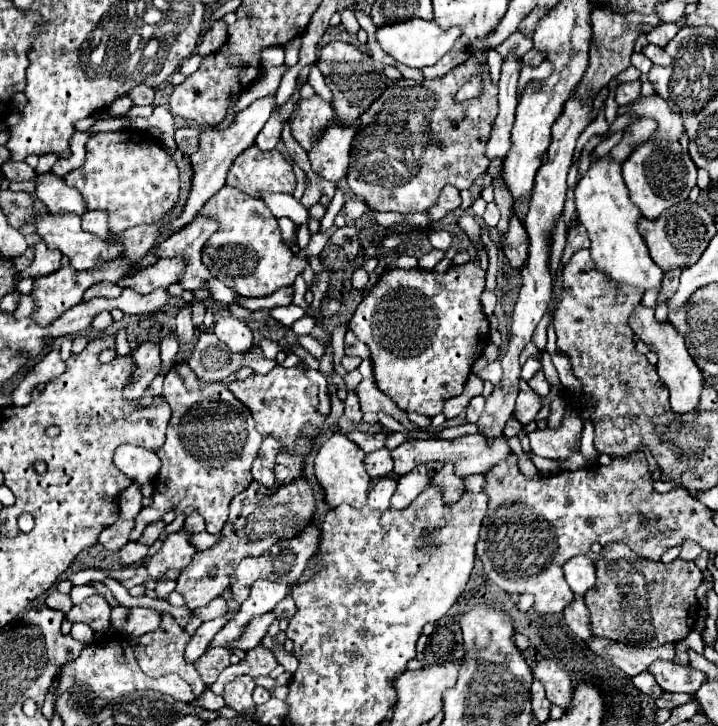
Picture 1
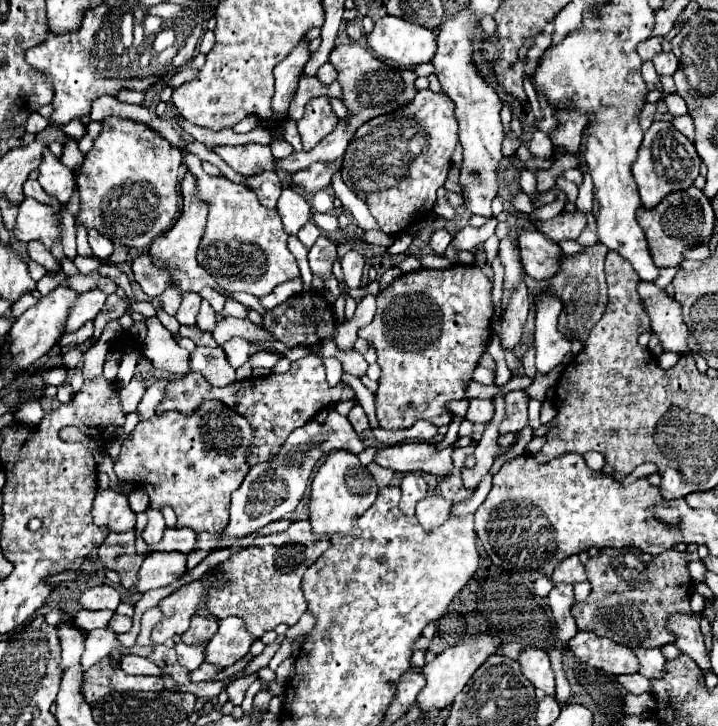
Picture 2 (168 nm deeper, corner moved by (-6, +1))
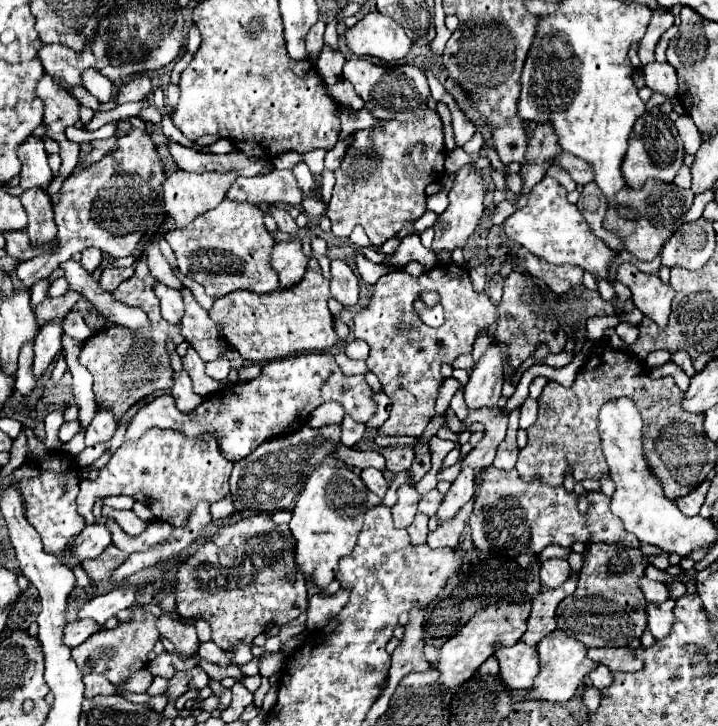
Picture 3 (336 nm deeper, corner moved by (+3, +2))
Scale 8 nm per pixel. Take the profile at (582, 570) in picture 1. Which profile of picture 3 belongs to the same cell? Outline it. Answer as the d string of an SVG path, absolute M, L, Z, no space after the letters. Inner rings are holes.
M549 558L549 560L543 560L541 562L541 568L539 568L539 576L541 576L541 584L543 586L559 586L563 584L571 574L571 568L569 568L569 562L565 558Z

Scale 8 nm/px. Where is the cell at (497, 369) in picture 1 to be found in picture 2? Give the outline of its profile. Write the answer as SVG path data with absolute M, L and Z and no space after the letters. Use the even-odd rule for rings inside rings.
M478 365L478 367L474 369L474 377L472 377L472 379L478 381L478 383L484 383L484 385L492 385L492 383L494 383L494 371Z

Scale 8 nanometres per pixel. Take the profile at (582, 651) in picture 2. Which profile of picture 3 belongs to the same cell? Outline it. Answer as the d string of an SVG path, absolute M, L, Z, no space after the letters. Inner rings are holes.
M561 630L551 632L549 636L545 636L537 646L535 646L537 654L539 654L539 674L533 680L533 686L529 690L529 694L525 696L527 700L549 700L549 702L567 702L569 698L573 698L577 686L585 680L585 676L597 666L595 662L591 662L585 656L585 646L581 642L577 642L575 638L567 636Z

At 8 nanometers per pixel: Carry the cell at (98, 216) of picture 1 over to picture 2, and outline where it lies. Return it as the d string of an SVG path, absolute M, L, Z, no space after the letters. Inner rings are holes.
M96 229L88 231L88 243L90 243L90 247L92 247L92 251L94 251L94 255L98 259L108 259L112 255L112 251L114 251L112 241L108 237L100 235Z

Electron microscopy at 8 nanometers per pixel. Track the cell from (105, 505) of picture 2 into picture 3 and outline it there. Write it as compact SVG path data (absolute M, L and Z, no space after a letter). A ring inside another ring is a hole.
M89 524L83 528L83 532L75 538L75 542L69 546L71 554L81 562L97 558L107 546L111 544L111 534L107 532L107 528L101 524Z

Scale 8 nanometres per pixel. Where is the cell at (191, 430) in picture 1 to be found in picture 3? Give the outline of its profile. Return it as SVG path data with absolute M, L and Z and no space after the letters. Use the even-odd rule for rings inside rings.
M151 428L137 442L123 444L95 480L83 480L79 484L77 512L85 518L85 524L95 524L93 506L99 498L127 494L149 506L157 520L169 522L171 526L185 526L199 500L217 502L229 494L231 468L233 462L223 458L213 440L189 440L179 432Z

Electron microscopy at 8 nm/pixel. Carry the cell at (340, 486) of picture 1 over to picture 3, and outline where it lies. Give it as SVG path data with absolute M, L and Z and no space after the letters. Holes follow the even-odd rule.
M347 466L315 468L295 502L293 518L289 522L289 530L295 538L295 568L291 574L287 574L287 582L293 584L297 572L301 572L305 580L319 588L333 582L339 560L353 552L357 544L365 510L367 488L357 474L353 474Z

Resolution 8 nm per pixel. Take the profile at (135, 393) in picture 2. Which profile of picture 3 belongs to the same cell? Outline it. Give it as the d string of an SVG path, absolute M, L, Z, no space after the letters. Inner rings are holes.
M99 410L97 416L93 418L91 426L87 428L85 446L95 446L95 444L101 444L101 442L109 442L111 436L115 434L115 428L117 428L117 420L113 420L113 414L105 412L105 410Z

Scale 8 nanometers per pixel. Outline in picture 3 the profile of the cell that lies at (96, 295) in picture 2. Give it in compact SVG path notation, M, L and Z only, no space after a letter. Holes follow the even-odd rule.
M47 324L39 330L39 334L35 336L35 344L33 344L33 376L35 380L39 380L43 376L43 372L47 370L47 366L55 360L55 356L61 350L61 336L63 336L63 324Z

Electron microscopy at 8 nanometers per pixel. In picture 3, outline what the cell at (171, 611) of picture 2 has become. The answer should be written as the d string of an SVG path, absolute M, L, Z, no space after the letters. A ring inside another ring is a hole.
M133 608L133 620L129 624L119 624L119 628L115 630L101 630L89 636L89 640L85 640L81 646L73 648L71 650L73 662L83 674L97 672L103 674L113 686L123 684L127 678L133 676L131 672L137 672L147 664L147 654L153 650L159 636L155 628L155 620L157 618L145 612L143 608Z

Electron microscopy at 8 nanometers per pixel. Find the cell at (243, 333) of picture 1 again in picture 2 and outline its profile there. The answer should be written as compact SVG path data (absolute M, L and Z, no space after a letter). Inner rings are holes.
M232 337L228 339L222 349L226 351L228 355L228 361L230 365L234 365L234 369L238 369L240 365L244 365L250 357L250 341L246 341L244 337Z

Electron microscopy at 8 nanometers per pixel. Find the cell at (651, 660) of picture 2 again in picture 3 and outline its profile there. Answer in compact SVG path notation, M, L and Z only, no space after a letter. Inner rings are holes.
M587 648L587 656L597 664L605 664L611 672L637 672L643 668L631 648Z

